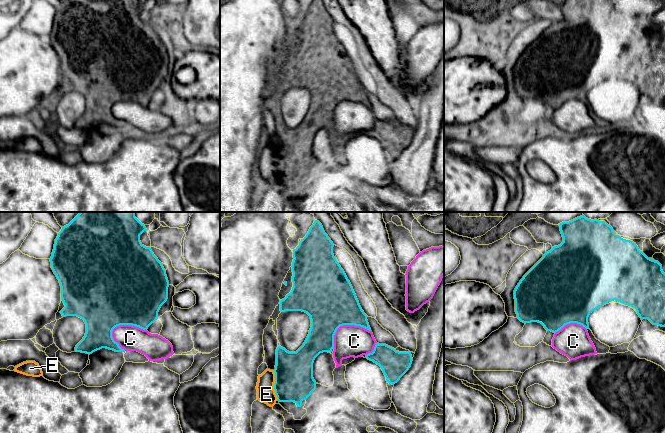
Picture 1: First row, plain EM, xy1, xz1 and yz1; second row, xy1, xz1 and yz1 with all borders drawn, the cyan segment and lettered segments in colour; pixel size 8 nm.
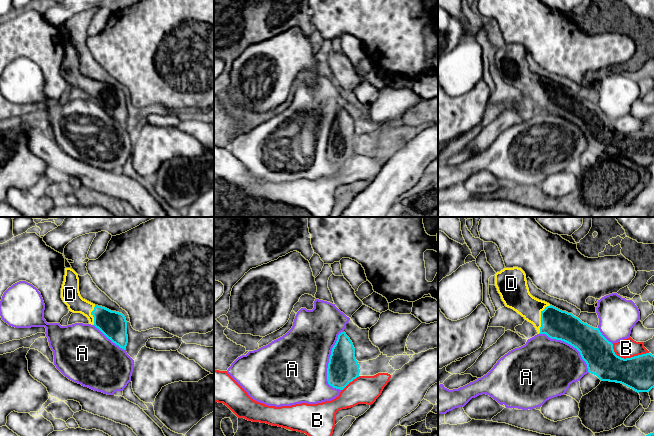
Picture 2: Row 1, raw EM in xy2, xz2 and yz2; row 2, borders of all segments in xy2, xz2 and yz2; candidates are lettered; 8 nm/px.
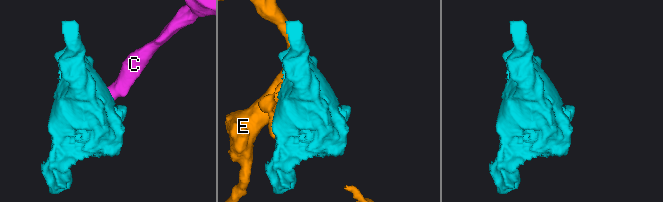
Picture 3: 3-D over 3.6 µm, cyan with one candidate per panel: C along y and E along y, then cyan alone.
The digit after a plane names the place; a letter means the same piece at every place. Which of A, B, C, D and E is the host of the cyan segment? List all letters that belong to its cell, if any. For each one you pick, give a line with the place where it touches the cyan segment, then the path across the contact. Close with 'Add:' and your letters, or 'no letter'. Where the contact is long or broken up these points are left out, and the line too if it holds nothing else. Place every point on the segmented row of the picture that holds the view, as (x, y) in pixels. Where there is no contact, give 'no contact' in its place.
D: yz2 (541, 318) | across yz2 (556, 324), (546, 318), (541, 318), (518, 297)
Add: D

